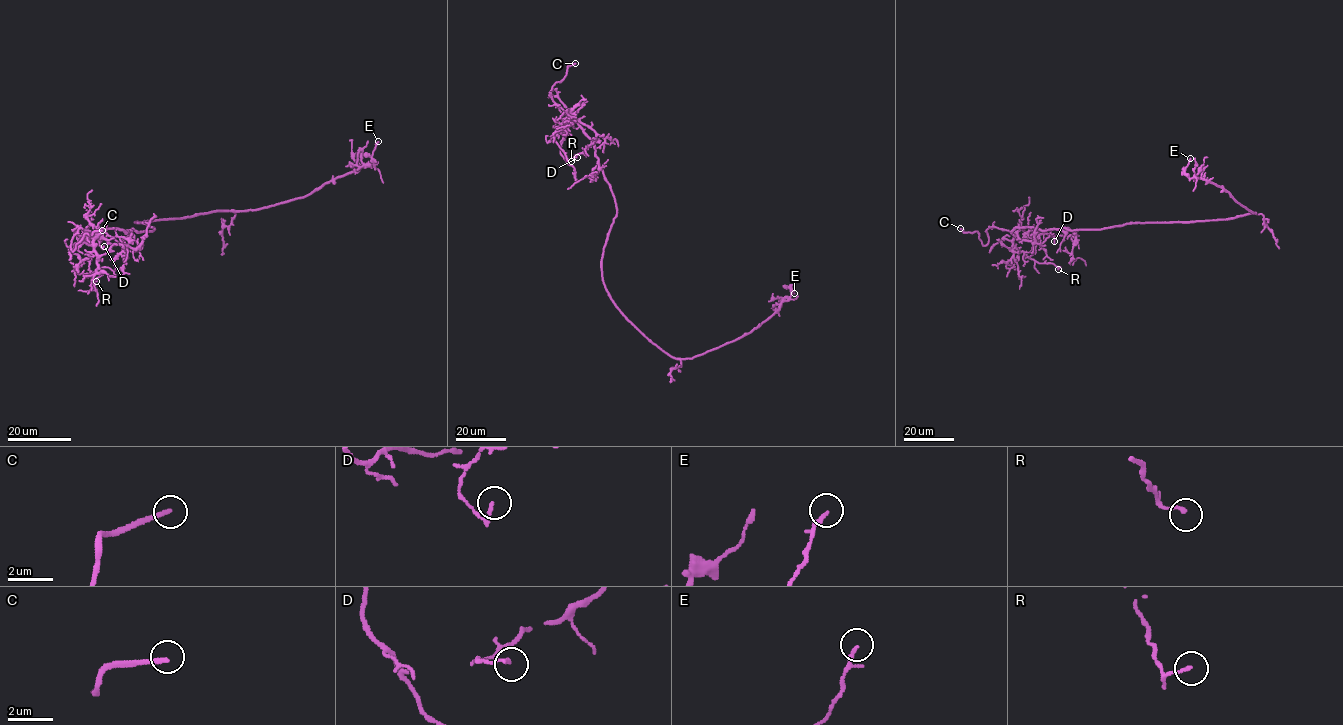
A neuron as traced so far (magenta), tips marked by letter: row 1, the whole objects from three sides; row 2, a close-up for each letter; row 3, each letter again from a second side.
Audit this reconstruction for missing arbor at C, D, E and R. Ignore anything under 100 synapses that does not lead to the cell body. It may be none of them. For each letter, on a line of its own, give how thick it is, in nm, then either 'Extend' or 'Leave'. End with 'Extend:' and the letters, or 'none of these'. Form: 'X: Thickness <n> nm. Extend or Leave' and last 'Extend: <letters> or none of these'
C: Thickness 200 nm. Extend
D: Thickness 110 nm. Leave
E: Thickness 170 nm. Leave
R: Thickness 140 nm. Leave
Extend: C

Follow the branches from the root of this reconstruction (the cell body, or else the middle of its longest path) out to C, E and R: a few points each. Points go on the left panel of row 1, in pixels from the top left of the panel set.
C: (137, 222), (154, 229), (102, 228), (95, 234), (80, 227), (70, 249), (85, 233), (102, 230)
E: (137, 222), (185, 218), (216, 211), (259, 209), (303, 197), (360, 167), (373, 166), (372, 155), (378, 141)
R: (137, 222), (154, 229), (126, 232), (104, 228), (94, 240), (93, 250), (74, 268), (96, 281)

